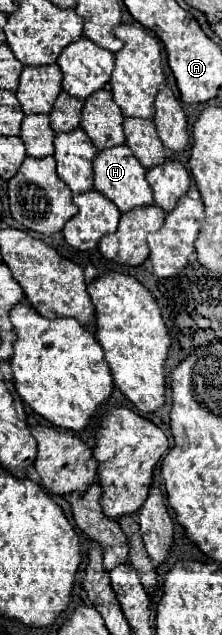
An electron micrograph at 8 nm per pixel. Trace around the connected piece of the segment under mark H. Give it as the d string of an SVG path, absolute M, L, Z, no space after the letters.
M127 144L99 152L97 158L93 160L93 170L95 170L95 190L99 190L103 196L107 196L119 208L119 212L125 214L135 208L153 204L153 192L151 192L149 182L145 180L147 170L139 164L139 160L133 156L133 152L129 150Z

